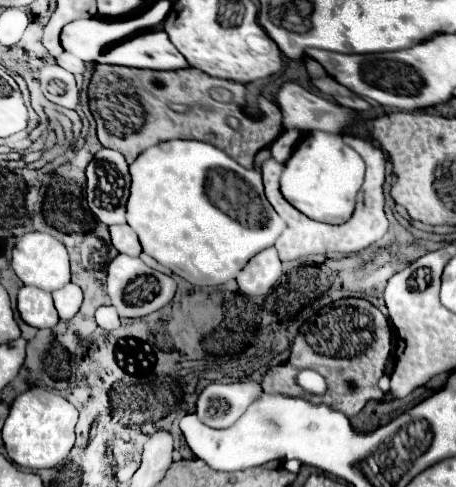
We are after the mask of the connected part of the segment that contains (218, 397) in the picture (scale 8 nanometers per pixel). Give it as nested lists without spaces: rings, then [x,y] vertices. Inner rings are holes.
[[[248,378],[234,384],[212,382],[198,394],[196,416],[210,428],[228,428],[260,392],[262,386]]]

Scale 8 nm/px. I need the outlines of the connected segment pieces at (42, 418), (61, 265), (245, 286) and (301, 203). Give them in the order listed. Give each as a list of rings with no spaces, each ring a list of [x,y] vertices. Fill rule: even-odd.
[[[30,388],[24,394],[20,394],[10,406],[10,414],[2,428],[2,440],[6,440],[6,454],[14,464],[22,468],[54,468],[68,456],[68,452],[74,446],[76,422],[78,410],[66,398],[44,388]],[[47,402],[60,402],[58,414],[49,413]]]
[[[40,232],[24,234],[12,250],[12,268],[14,268],[16,276],[26,286],[36,286],[36,288],[42,288],[46,292],[54,292],[70,282],[68,252],[66,252],[64,244],[60,244],[50,234],[40,234]]]
[[[266,248],[258,252],[238,274],[236,282],[240,290],[248,296],[262,296],[268,294],[274,282],[282,274],[282,264],[278,258],[276,248]]]
[[[310,132],[298,144],[296,152],[284,164],[280,176],[280,192],[286,200],[308,218],[328,224],[342,224],[350,220],[356,204],[356,194],[364,180],[364,160],[342,142],[340,134]]]

